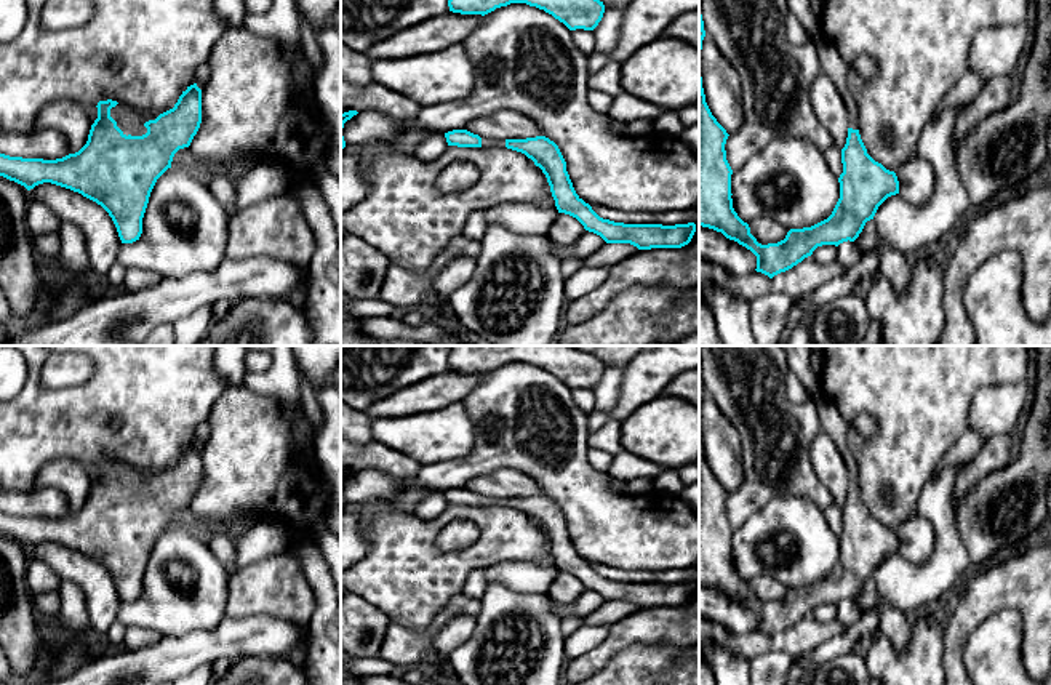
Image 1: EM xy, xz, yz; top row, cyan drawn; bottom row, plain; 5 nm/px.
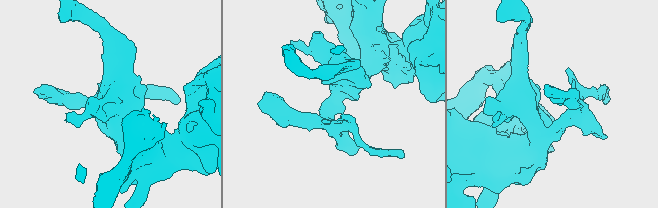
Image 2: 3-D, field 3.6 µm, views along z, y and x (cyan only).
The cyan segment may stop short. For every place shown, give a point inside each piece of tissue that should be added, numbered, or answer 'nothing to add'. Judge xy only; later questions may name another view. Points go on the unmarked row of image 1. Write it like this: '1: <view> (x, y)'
1: xy (128, 479)

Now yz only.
1: yz (832, 423)

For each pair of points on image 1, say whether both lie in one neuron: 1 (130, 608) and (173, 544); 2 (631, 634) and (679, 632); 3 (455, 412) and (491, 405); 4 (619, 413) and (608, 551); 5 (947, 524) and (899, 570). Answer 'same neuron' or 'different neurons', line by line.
1: same neuron
2: same neuron
3: different neurons
4: different neurons
5: same neuron

